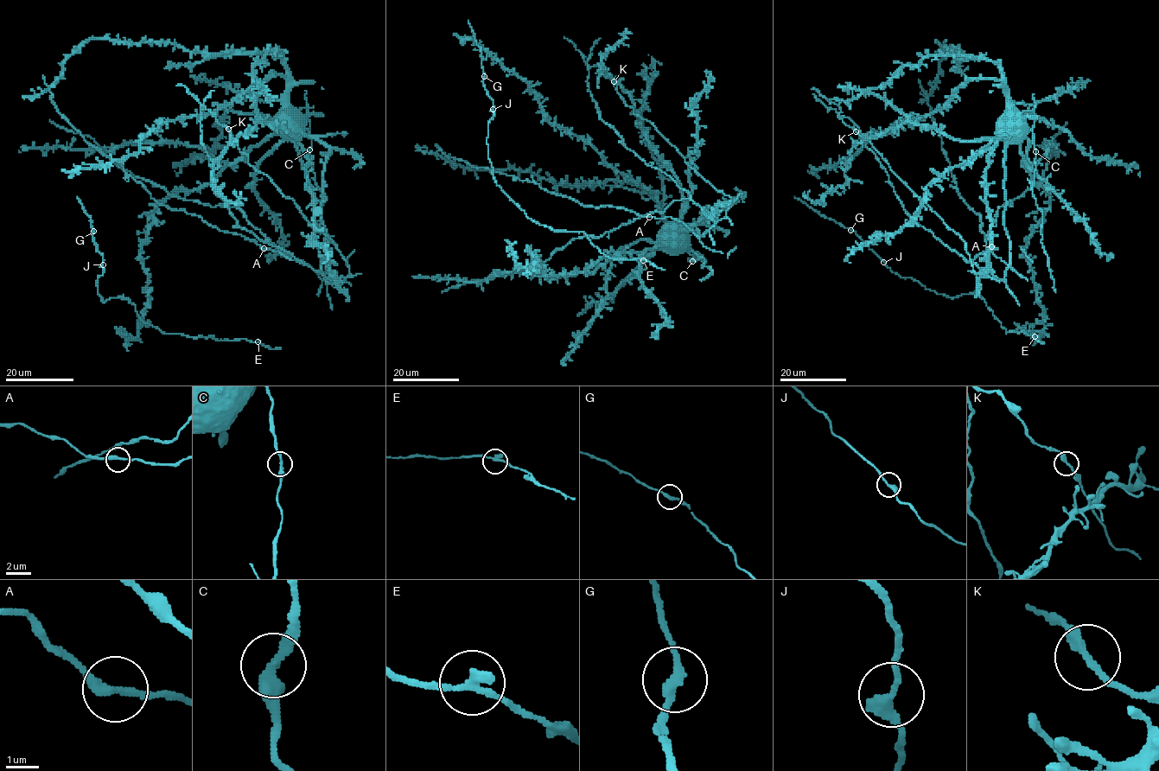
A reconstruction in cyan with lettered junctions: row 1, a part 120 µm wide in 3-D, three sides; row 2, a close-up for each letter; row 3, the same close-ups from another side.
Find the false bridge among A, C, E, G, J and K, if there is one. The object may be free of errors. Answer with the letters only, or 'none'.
none

